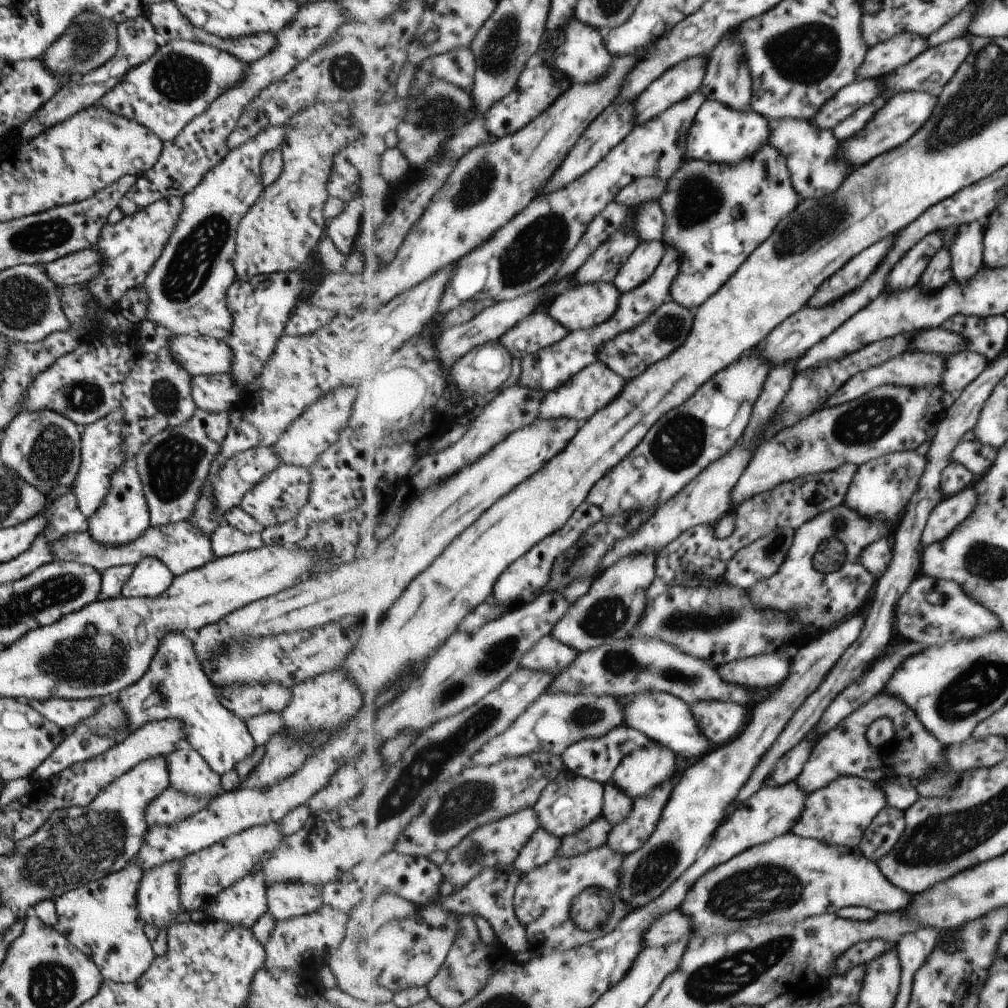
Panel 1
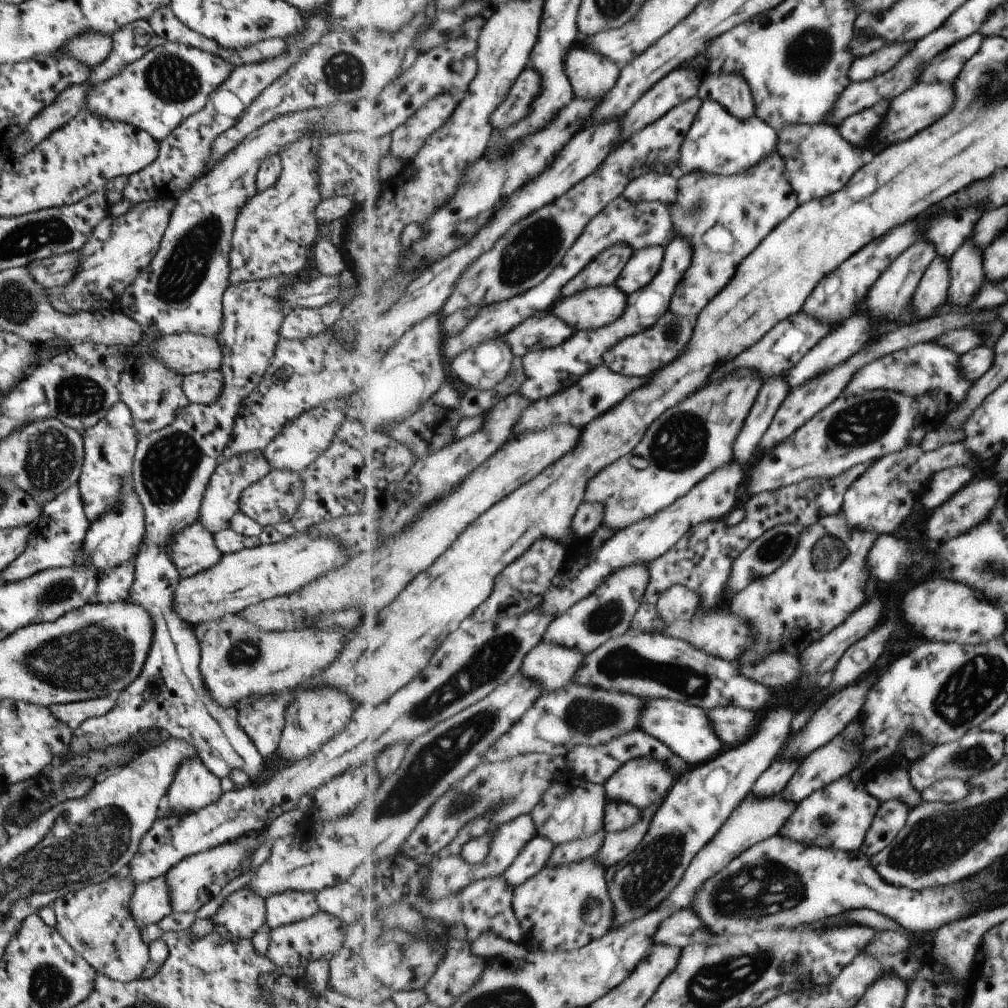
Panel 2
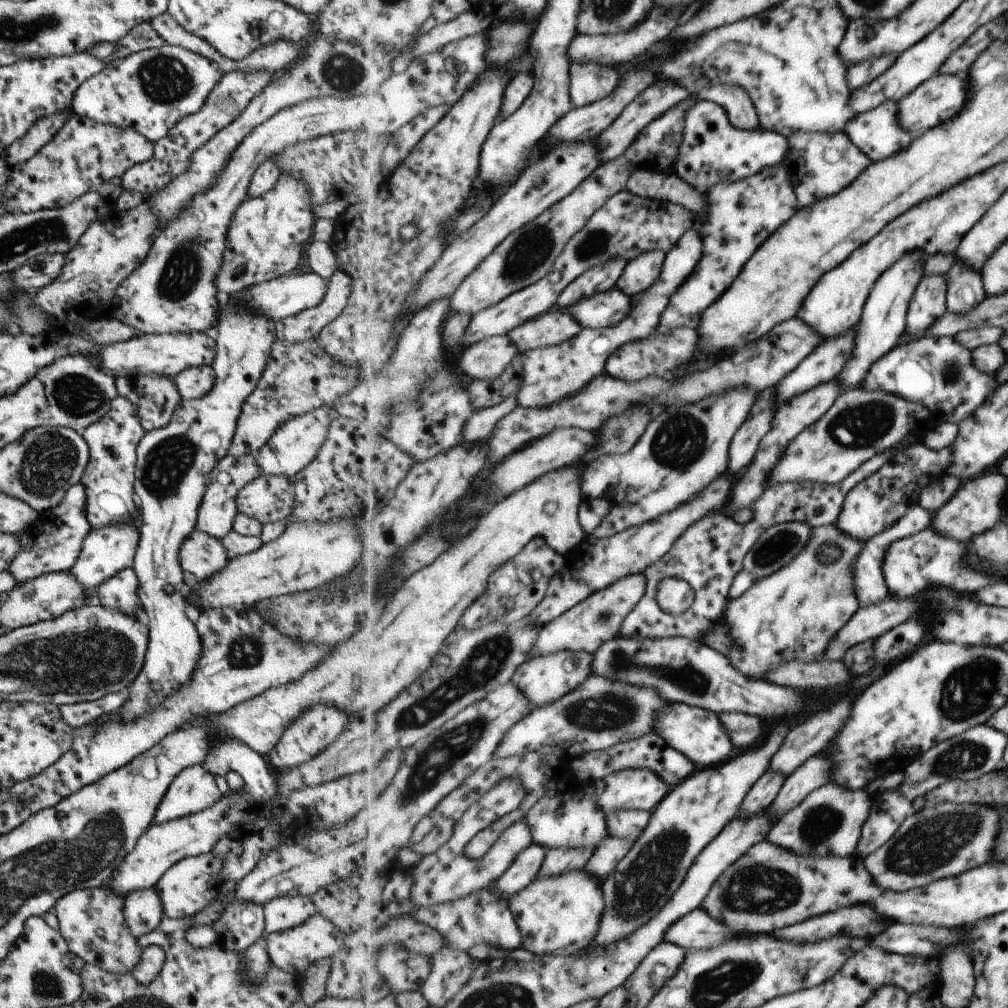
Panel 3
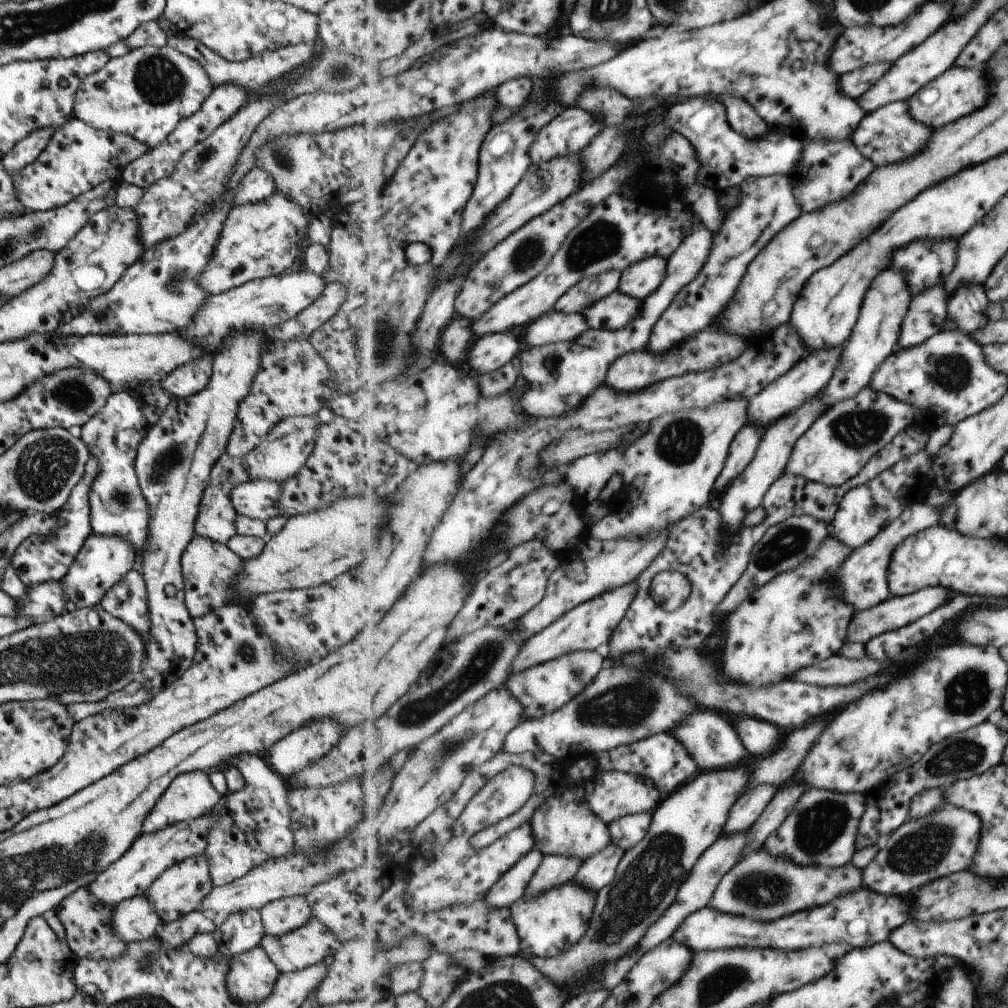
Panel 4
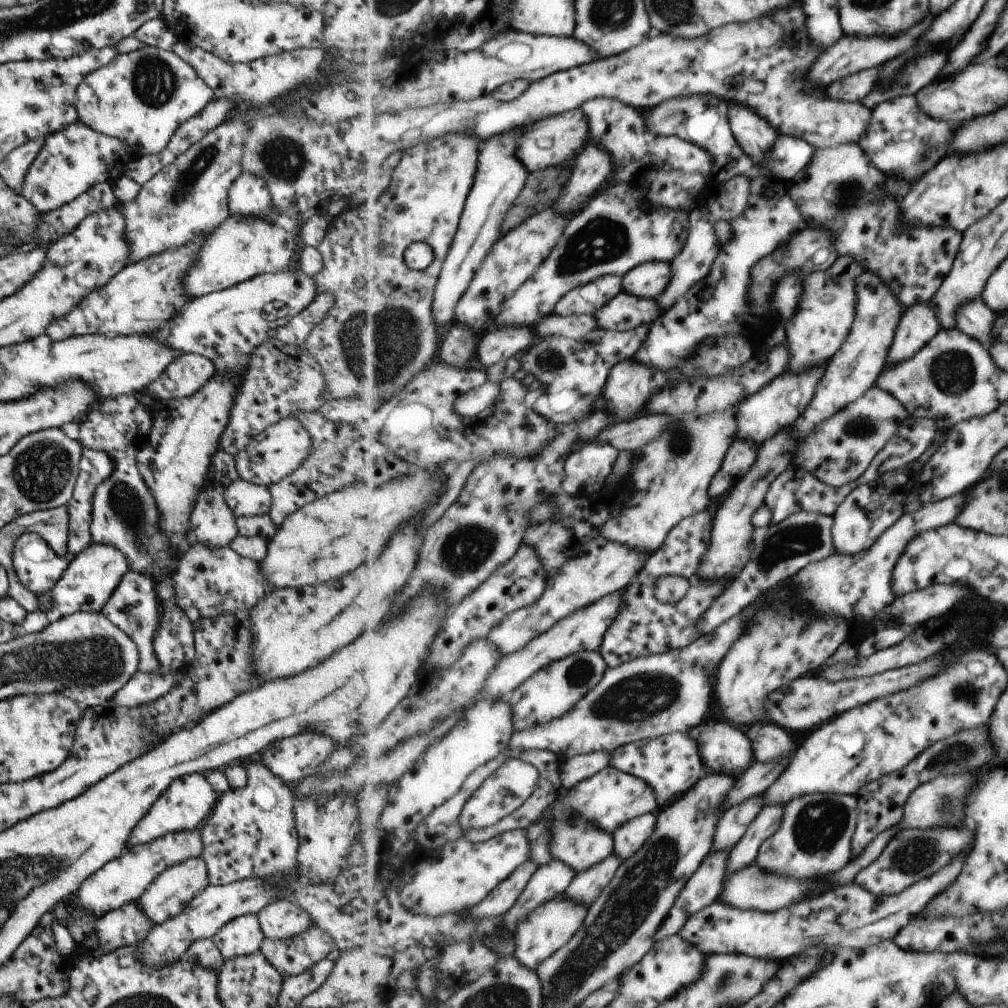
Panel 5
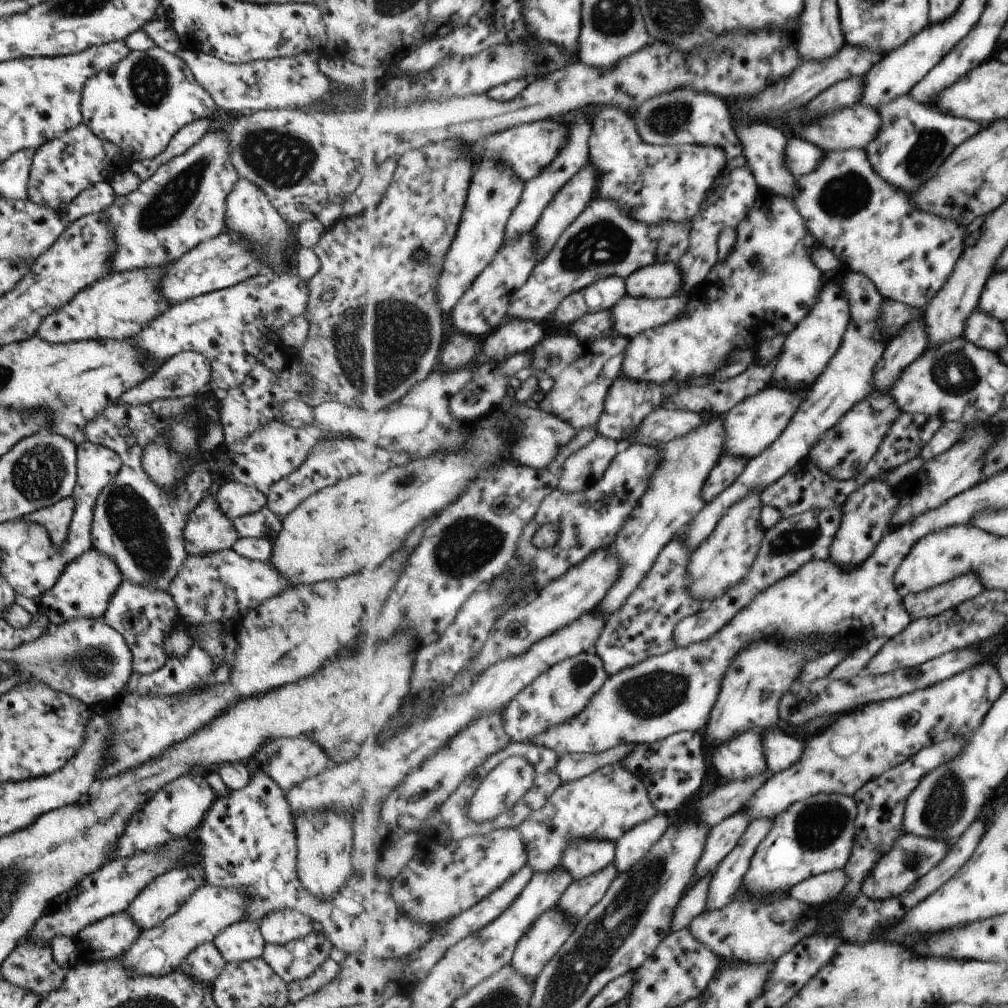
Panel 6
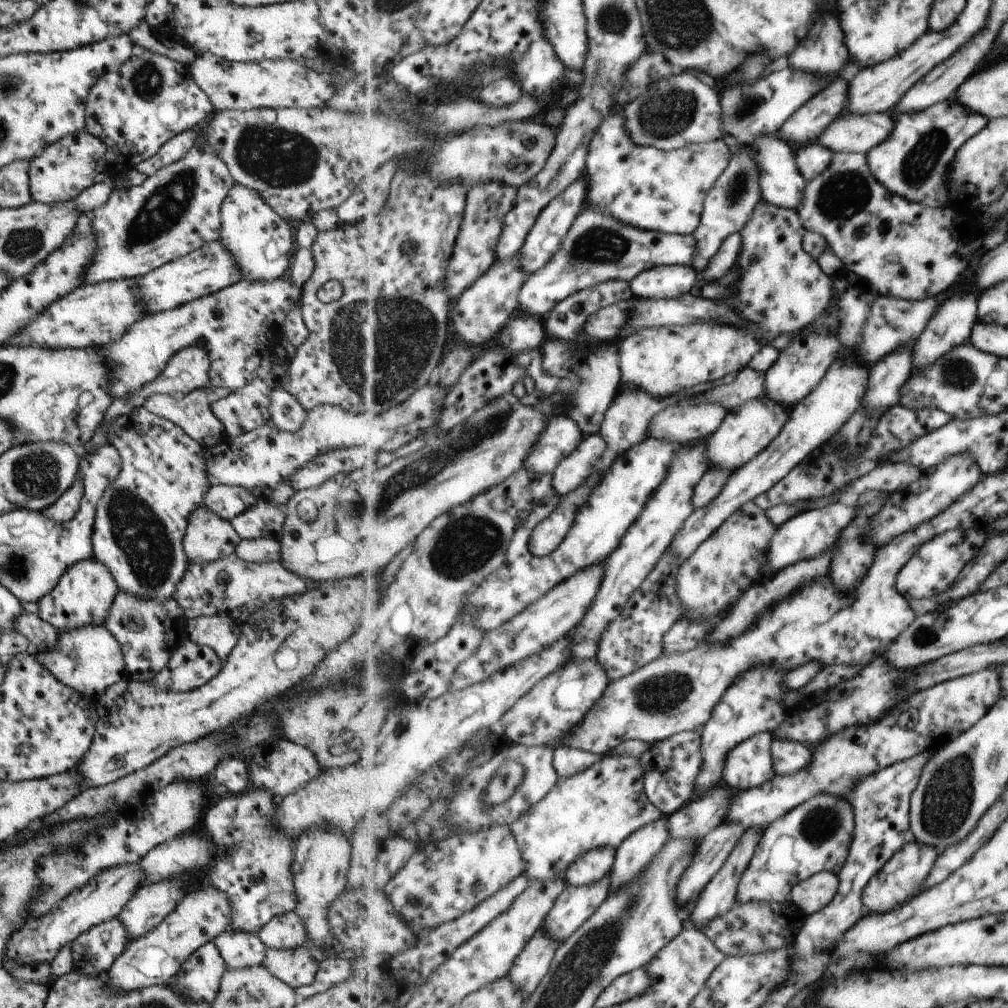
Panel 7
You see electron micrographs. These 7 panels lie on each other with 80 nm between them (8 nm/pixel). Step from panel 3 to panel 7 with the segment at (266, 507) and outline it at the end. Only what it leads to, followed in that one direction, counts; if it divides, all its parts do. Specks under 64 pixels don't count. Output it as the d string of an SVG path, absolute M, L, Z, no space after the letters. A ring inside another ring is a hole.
M215 484L205 491L201 505L220 519L230 521L247 507L252 507L257 501L259 500L256 500L244 488Z

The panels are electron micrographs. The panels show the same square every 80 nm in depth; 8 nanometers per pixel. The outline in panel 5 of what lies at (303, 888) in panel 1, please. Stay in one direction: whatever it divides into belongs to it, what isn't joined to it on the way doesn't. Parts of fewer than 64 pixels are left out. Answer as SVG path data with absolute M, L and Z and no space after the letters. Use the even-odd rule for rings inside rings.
M285 897L275 898L256 915L264 938L274 941L302 933L311 924L308 912Z

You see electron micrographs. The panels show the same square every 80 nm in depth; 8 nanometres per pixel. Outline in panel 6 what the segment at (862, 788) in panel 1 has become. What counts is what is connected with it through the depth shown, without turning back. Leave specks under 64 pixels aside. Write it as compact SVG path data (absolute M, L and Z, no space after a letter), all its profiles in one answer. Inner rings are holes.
M821 793L804 801L797 801L795 805L791 805L774 818L773 828L759 845L749 872L745 875L743 885L752 893L778 893L783 891L785 894L789 894L795 885L811 877L829 871L845 869L854 845L857 815L856 800L849 795Z

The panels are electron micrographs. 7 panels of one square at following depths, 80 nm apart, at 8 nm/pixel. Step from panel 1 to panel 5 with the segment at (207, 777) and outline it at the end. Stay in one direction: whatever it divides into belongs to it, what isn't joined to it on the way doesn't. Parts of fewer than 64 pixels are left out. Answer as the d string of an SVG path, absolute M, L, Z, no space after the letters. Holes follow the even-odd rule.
M187 773L175 778L157 797L157 800L153 802L151 808L143 815L143 818L140 818L139 822L132 828L126 845L127 848L137 843L146 843L154 838L159 838L166 832L191 830L200 826L211 812L218 797L219 794L213 791L202 773Z

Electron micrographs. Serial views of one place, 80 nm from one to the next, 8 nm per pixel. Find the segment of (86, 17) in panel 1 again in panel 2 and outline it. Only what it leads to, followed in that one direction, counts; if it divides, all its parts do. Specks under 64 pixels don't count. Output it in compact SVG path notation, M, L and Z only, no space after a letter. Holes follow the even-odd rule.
M87 30L83 34L77 34L77 38L73 36L71 40L67 40L61 46L59 55L75 58L81 64L93 68L104 62L105 58L111 53L111 42L112 36Z

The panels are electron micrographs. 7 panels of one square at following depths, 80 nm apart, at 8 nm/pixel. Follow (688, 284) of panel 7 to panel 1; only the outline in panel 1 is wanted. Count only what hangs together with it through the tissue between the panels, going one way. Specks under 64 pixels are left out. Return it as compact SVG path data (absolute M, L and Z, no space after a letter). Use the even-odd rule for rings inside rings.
M662 241L642 242L633 252L614 284L621 293L629 293L645 285L664 261L667 247Z

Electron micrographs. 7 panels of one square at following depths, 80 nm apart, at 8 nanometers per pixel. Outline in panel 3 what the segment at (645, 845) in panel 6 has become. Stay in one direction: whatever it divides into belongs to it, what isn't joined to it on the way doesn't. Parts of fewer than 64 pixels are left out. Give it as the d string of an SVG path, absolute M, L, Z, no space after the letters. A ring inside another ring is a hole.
M625 809L607 815L608 834L637 842L652 820L652 811Z

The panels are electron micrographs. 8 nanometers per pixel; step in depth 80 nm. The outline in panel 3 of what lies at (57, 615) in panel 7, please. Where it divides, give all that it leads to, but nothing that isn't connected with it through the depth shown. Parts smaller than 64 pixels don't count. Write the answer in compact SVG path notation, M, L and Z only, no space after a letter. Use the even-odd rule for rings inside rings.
M137 520L137 527L127 521L121 521L118 525L91 528L86 534L86 537L82 540L82 547L78 557L69 570L74 580L82 586L86 594L86 600L89 594L94 593L96 586L101 581L106 581L109 577L119 574L120 570L132 565L134 552L139 540L138 526L139 520Z

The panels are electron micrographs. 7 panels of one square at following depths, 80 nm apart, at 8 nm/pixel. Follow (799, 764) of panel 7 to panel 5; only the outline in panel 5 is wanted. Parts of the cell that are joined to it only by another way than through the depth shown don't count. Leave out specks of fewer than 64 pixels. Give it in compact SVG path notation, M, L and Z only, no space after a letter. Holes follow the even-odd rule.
M753 724L749 728L749 738L755 740L757 761L771 762L795 752L795 742L791 740L791 736L775 724Z

